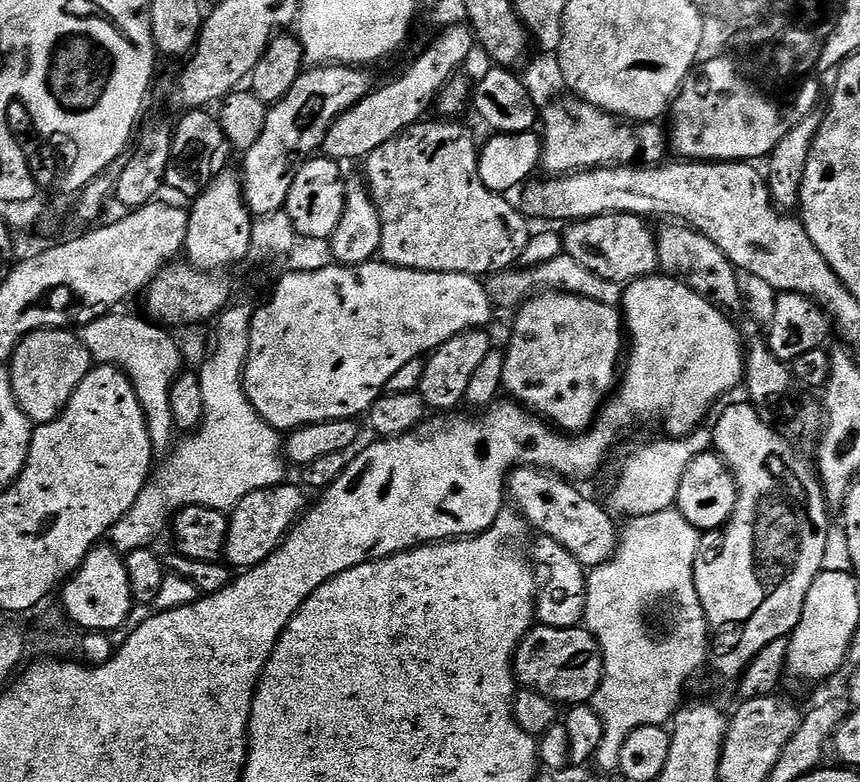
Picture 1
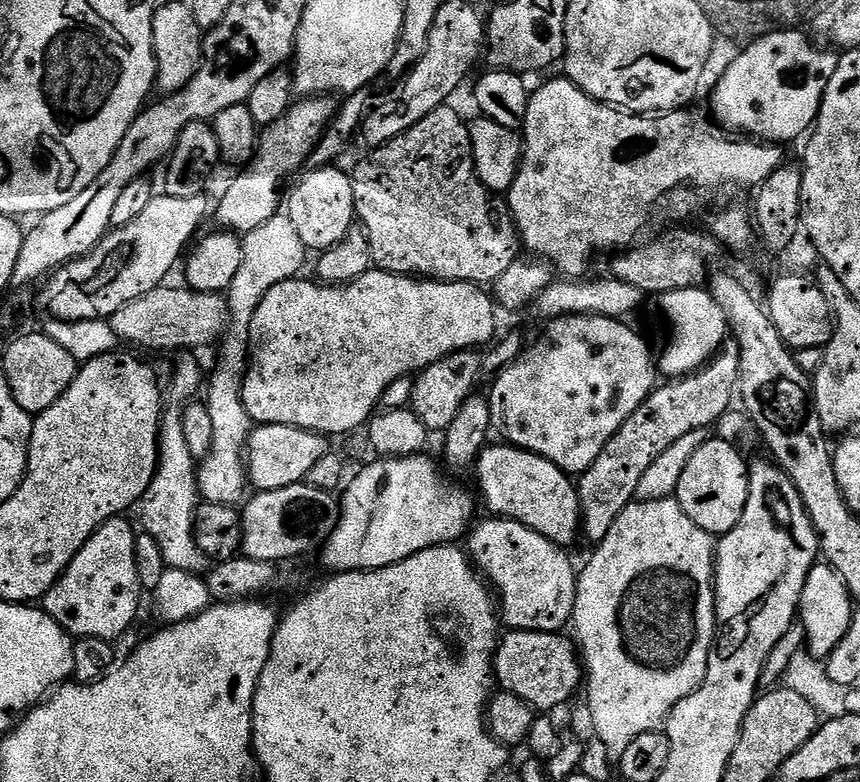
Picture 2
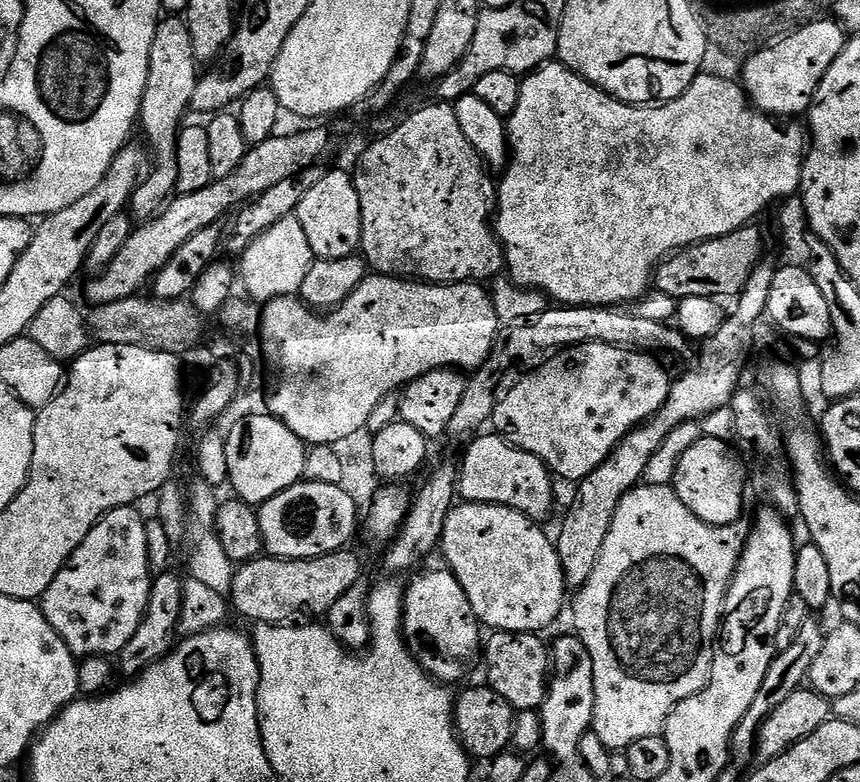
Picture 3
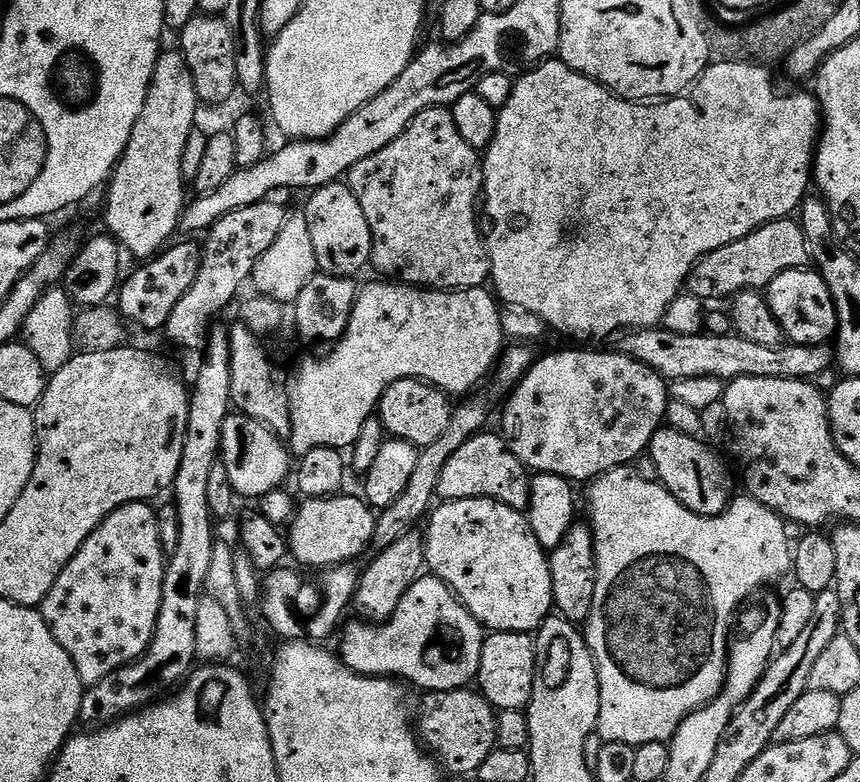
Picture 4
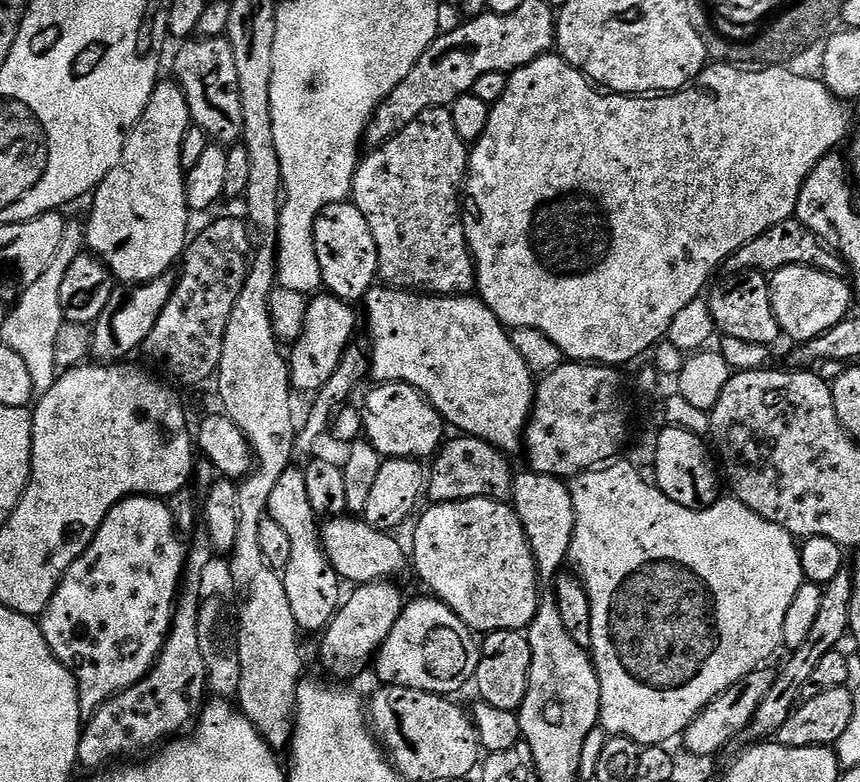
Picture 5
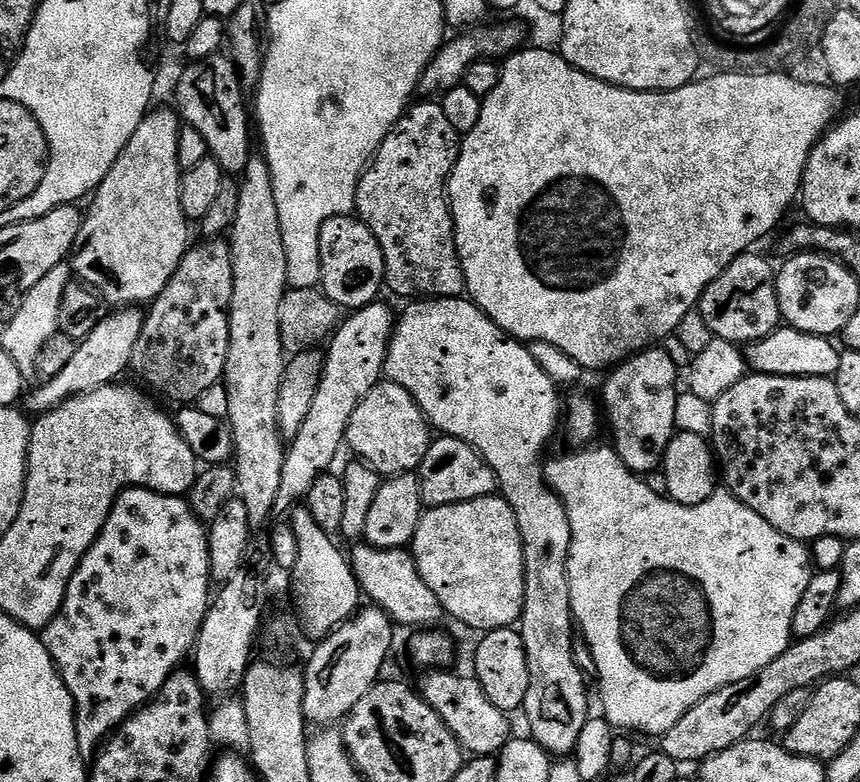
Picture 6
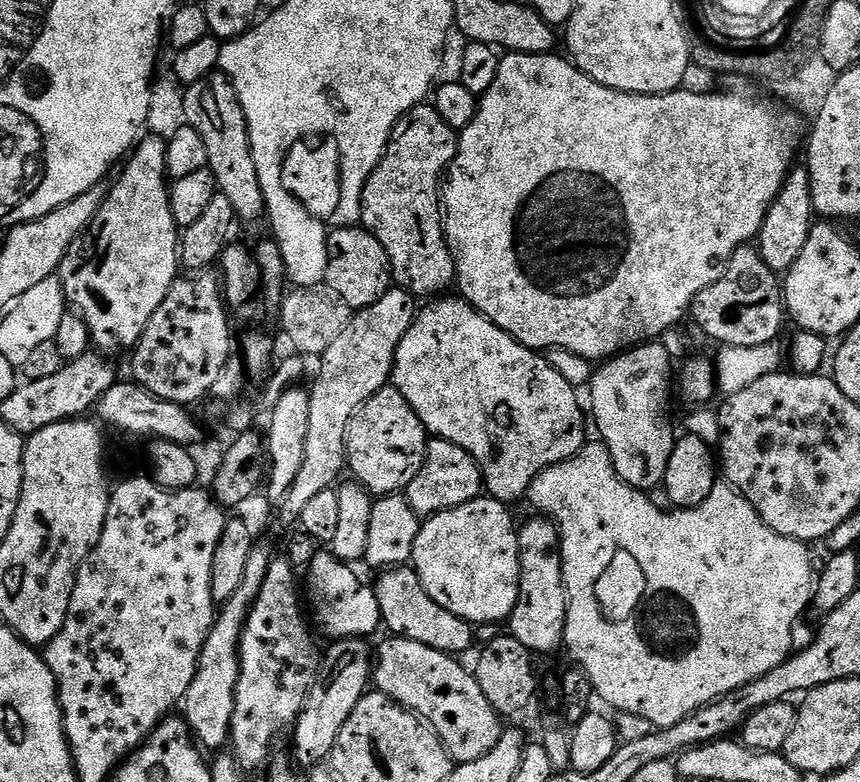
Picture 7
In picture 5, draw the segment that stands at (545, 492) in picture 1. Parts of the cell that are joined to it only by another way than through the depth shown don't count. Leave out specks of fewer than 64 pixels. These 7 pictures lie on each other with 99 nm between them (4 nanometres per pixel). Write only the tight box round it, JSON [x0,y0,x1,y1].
[426,434,514,504]

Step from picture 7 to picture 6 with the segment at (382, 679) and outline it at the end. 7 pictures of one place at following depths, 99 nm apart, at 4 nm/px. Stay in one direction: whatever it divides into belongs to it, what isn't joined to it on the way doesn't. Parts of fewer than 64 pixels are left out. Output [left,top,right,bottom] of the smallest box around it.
[418,670,513,758]

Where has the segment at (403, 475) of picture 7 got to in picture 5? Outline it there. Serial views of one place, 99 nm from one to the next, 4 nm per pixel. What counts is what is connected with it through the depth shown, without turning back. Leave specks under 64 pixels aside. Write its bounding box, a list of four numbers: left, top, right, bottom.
[362,383,446,461]

